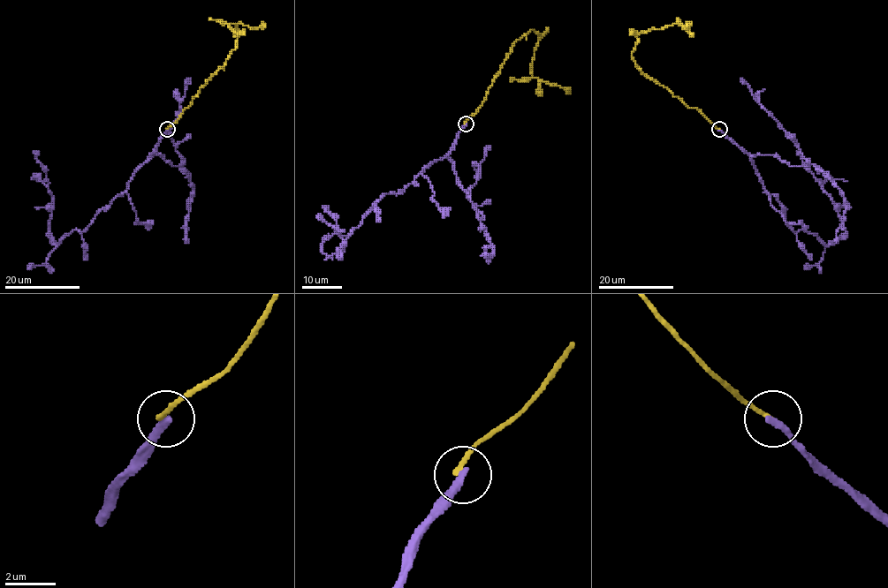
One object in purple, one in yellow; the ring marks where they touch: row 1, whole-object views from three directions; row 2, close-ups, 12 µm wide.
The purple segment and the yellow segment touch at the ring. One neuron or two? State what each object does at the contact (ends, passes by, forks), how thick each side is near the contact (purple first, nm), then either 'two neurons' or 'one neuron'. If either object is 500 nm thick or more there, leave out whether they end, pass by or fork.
purple ends there; yellow ends there; 280 nm thick on the purple side, 160 nm on the other; two neurons

